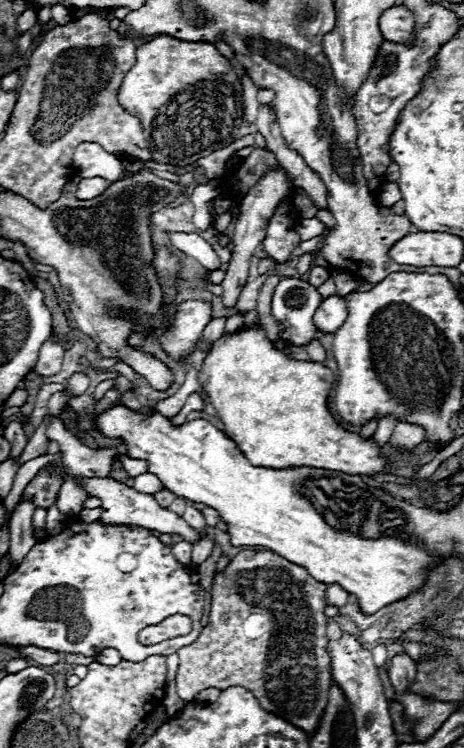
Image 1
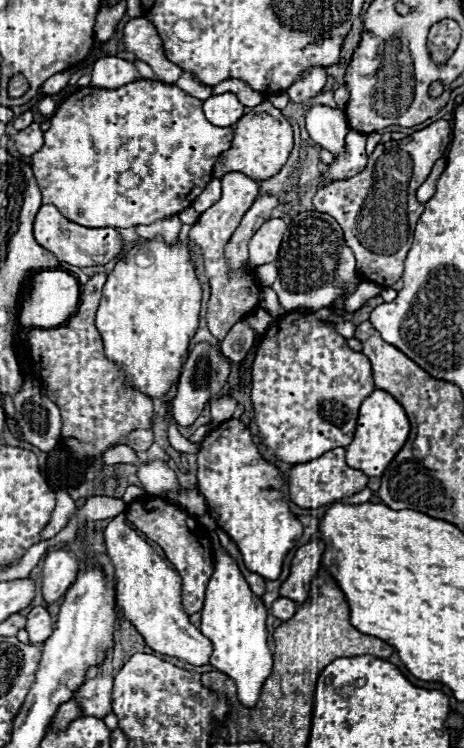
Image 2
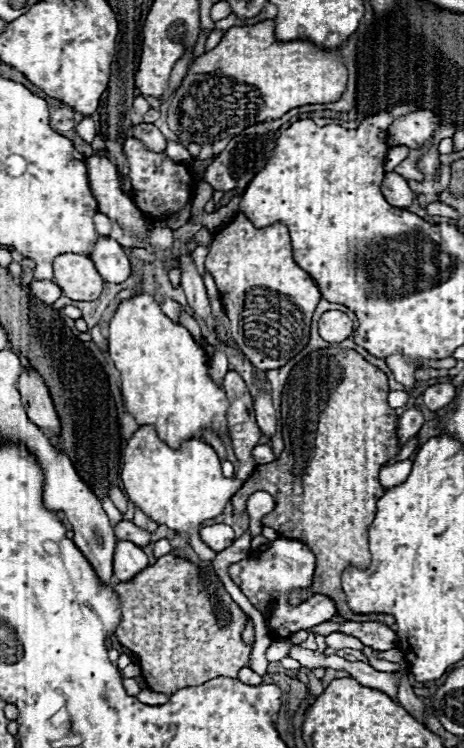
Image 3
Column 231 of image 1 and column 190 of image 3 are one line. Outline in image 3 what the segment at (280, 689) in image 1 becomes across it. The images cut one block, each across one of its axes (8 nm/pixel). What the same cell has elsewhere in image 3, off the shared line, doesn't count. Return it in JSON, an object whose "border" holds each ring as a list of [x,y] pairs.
{"border":[[[174,554],[160,556],[156,564],[146,566],[132,580],[118,582],[114,586],[114,592],[120,600],[120,610],[122,610],[122,618],[114,630],[114,636],[118,638],[120,646],[136,654],[136,660],[142,668],[142,676],[146,678],[152,690],[172,696],[176,690],[188,686],[200,686],[218,676],[236,678],[238,670],[248,666],[252,648],[242,644],[246,614],[236,606],[236,602],[230,598],[226,590],[220,590],[216,582],[210,582],[206,574],[198,572],[192,562],[182,560]]]}

